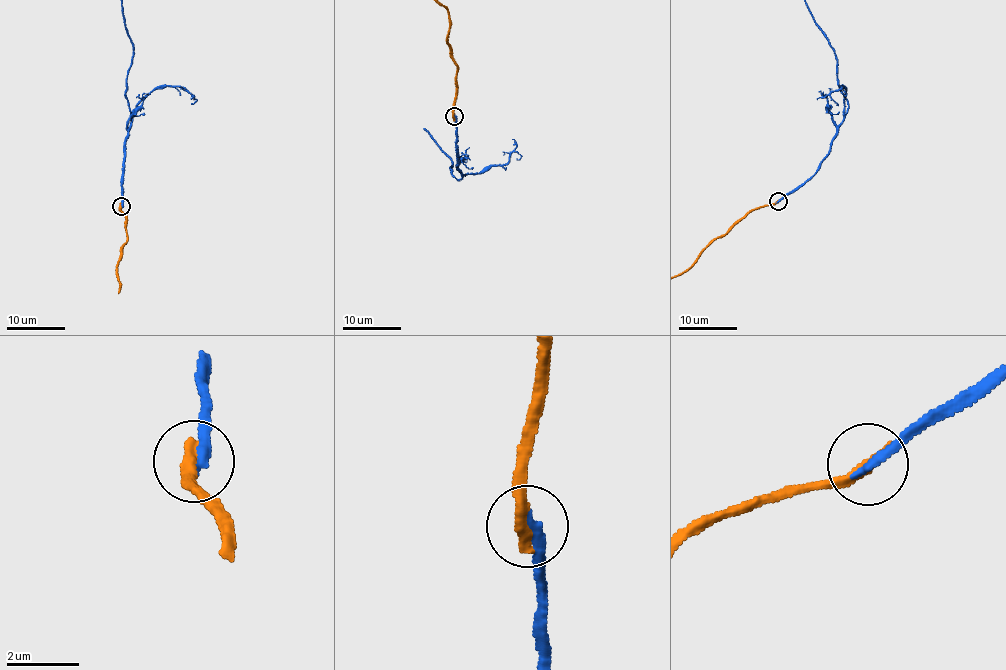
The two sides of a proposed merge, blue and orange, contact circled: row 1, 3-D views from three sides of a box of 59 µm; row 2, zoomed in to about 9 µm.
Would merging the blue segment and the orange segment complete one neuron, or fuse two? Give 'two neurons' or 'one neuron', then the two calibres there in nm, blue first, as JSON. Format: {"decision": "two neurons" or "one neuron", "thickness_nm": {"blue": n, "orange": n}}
{"decision": "two neurons", "thickness_nm": {"blue": 300, "orange": 400}}

